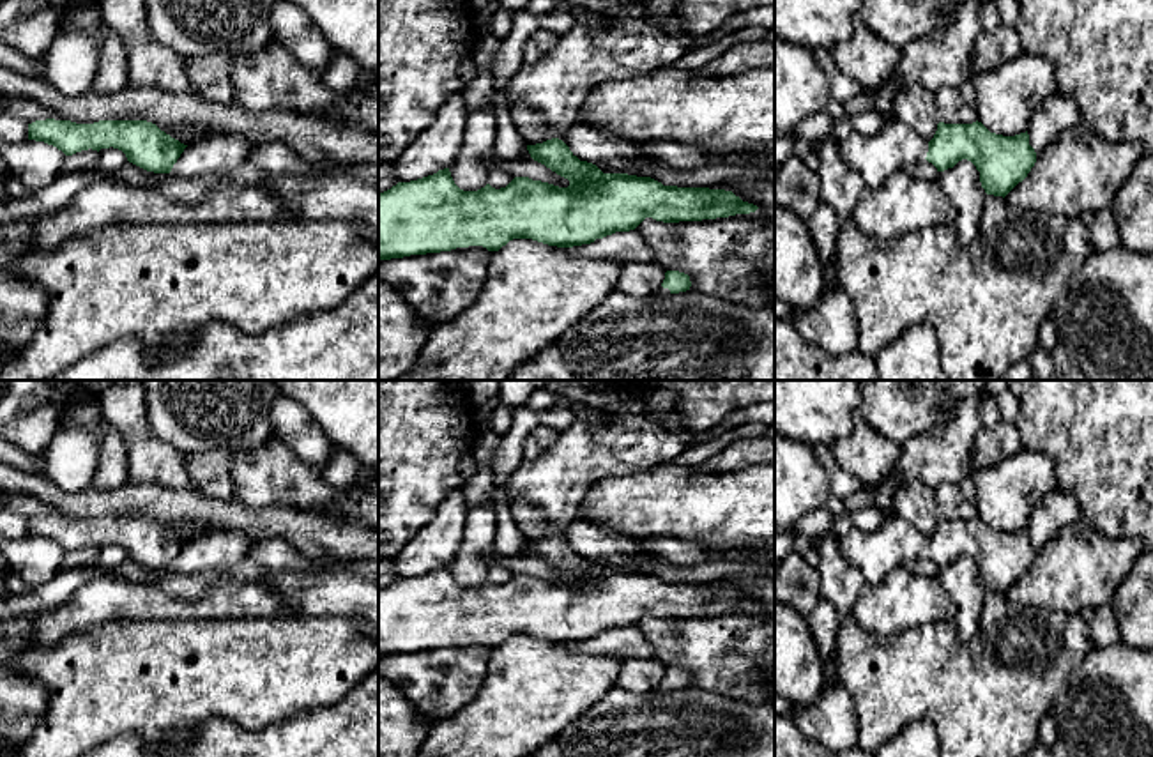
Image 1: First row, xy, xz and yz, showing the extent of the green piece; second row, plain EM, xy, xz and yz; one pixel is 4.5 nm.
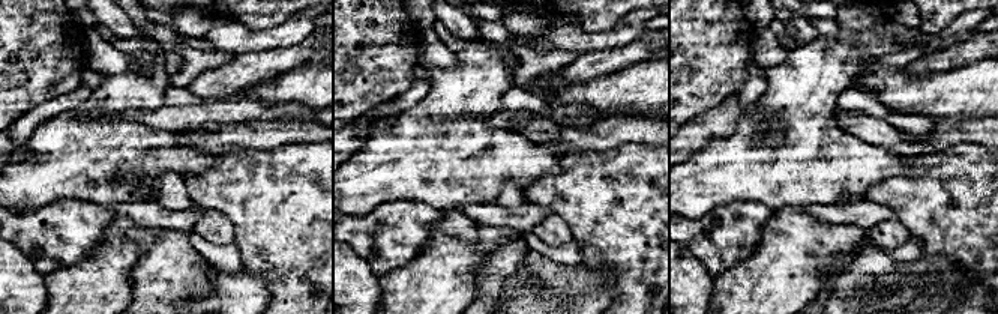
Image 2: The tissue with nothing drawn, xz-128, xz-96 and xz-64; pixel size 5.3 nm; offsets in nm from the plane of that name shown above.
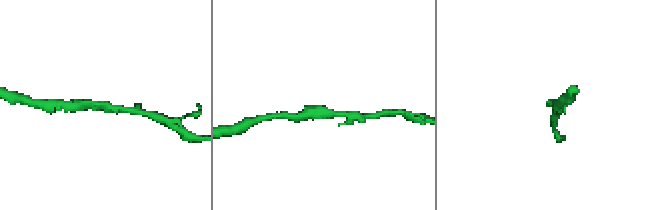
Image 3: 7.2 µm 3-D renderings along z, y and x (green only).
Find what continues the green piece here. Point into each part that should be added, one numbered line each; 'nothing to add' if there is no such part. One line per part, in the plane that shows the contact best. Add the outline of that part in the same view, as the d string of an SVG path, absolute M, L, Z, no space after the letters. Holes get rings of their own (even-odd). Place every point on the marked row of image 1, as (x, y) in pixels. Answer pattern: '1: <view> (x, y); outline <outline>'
1: yz (897, 145); outline M891 119L874 136L852 133L838 143L840 159L854 168L868 189L879 187L890 175L925 161L928 141L902 120Z

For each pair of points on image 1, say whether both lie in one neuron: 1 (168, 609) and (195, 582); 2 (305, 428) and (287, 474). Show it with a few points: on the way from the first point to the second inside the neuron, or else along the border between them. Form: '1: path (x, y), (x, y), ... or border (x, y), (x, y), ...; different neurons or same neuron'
1: border (138, 582), (184, 600), (198, 600), (216, 586); different neurons
2: border (274, 435), (320, 471); different neurons

